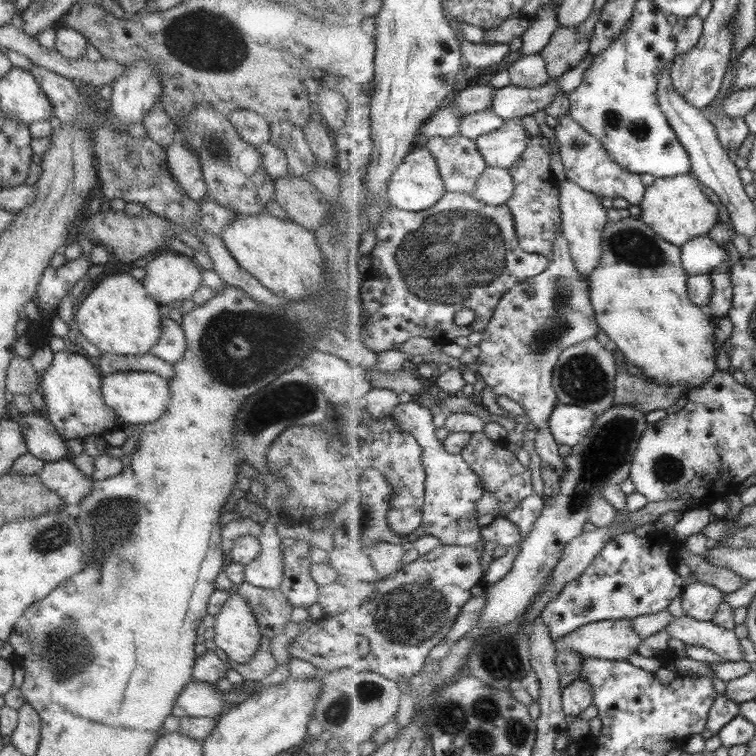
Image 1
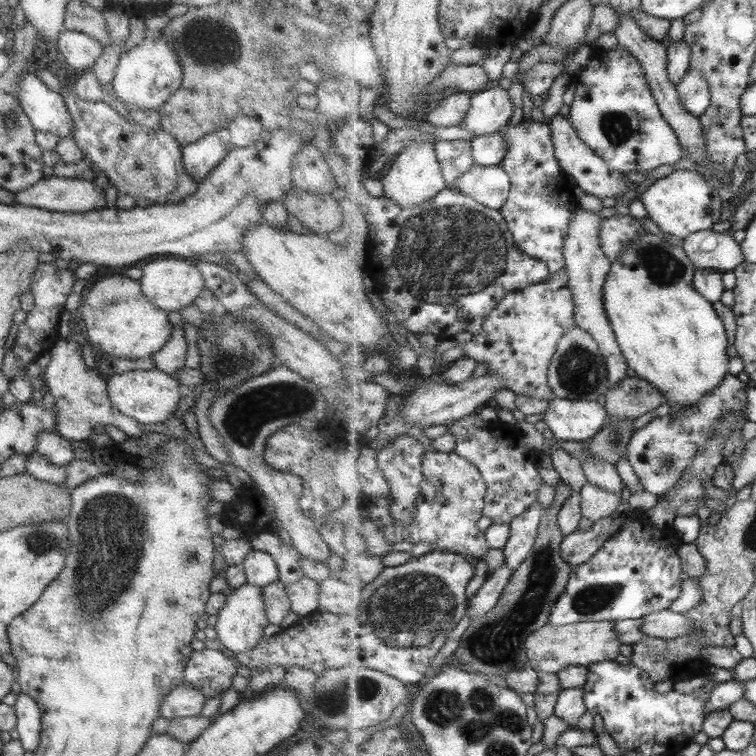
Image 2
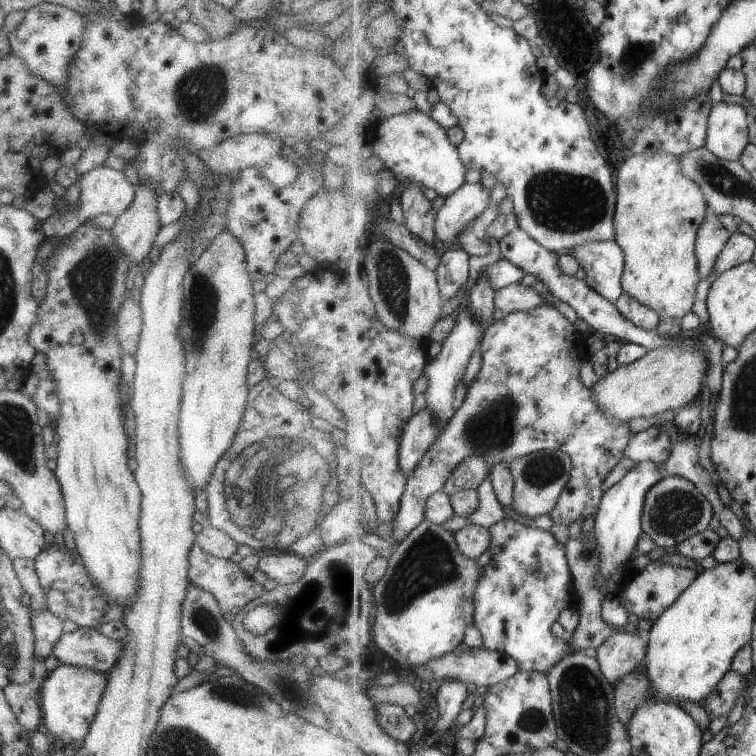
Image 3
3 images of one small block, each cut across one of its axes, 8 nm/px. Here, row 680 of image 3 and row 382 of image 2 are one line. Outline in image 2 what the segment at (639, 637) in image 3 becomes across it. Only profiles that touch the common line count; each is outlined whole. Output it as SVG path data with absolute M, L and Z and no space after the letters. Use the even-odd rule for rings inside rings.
M577 207L576 215L571 219L569 234L564 244L564 257L566 258L566 271L570 274L571 287L576 302L576 323L584 331L592 334L599 343L601 352L608 360L607 386L615 388L627 376L628 359L621 350L616 339L608 311L605 310L604 286L611 270L612 260L605 254L601 242L602 218L598 213Z

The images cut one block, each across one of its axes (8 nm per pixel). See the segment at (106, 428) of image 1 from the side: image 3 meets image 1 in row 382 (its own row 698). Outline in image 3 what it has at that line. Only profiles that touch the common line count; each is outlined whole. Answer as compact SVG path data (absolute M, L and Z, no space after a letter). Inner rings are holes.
M60 665L43 678L39 702L43 724L61 740L64 750L77 750L83 744L105 690L105 675L86 667Z

